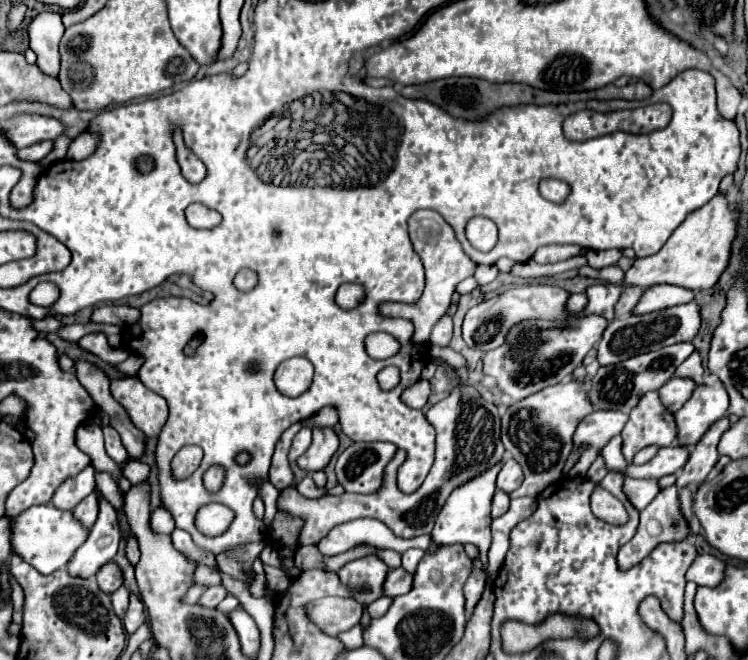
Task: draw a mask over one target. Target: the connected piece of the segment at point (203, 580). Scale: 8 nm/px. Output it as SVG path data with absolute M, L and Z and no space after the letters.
M204 565L194 569L194 577L192 579L194 579L194 585L204 585L204 587L220 583L220 575L214 569L204 569Z

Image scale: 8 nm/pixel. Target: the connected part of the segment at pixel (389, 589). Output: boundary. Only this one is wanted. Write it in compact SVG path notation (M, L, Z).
M402 567L390 569L384 581L384 595L396 597L408 593L408 589L412 589L412 573L404 573Z

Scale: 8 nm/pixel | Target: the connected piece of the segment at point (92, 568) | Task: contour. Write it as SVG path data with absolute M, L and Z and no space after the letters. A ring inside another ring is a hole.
M100 501L100 515L92 527L88 539L76 549L68 561L68 573L72 577L94 577L100 565L114 559L120 543L120 531L116 511L108 501Z

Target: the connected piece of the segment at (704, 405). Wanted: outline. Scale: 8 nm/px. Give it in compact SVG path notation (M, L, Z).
M720 381L714 385L698 385L680 411L674 413L680 445L694 447L706 429L728 415L728 393Z

